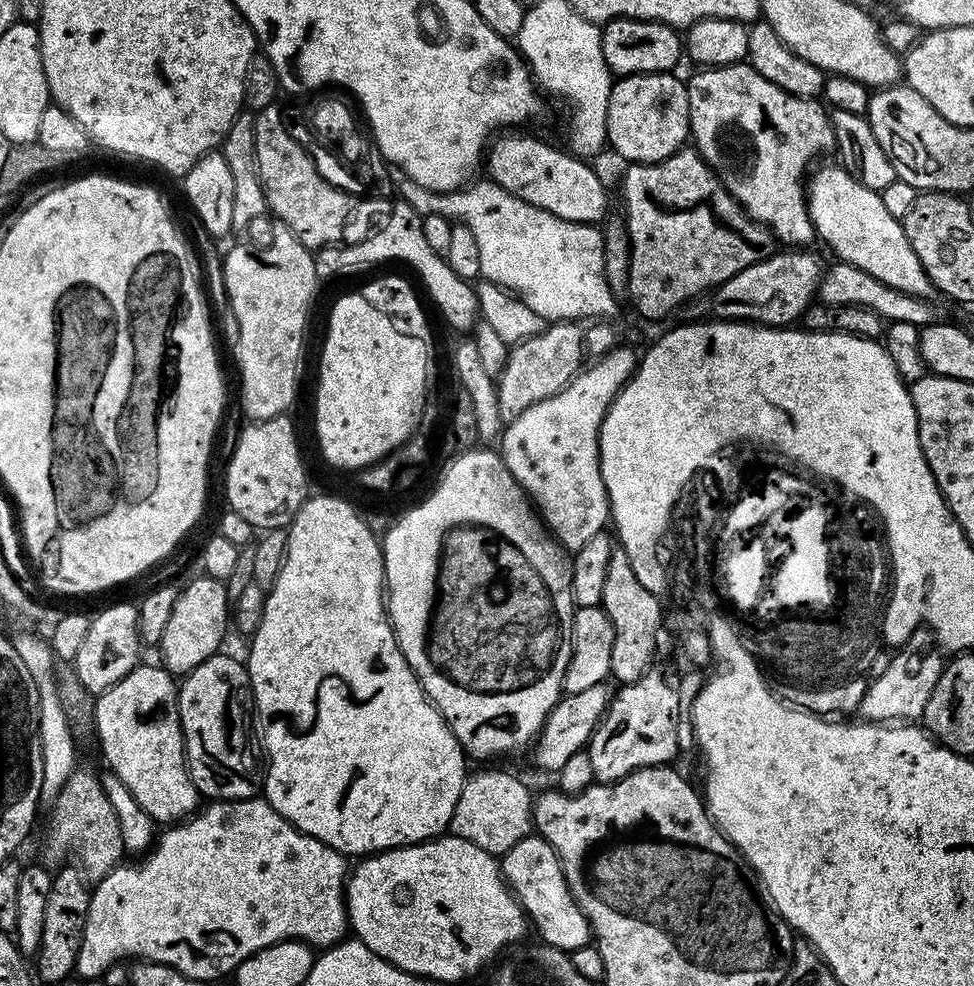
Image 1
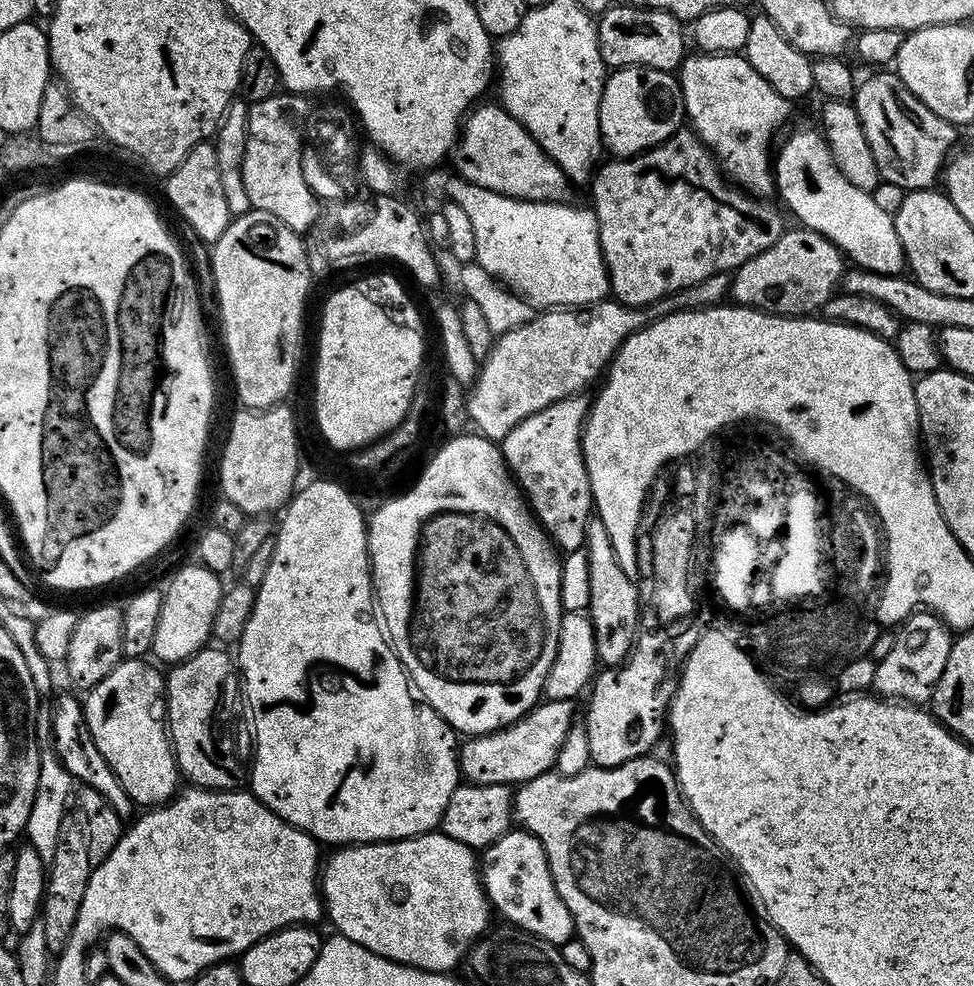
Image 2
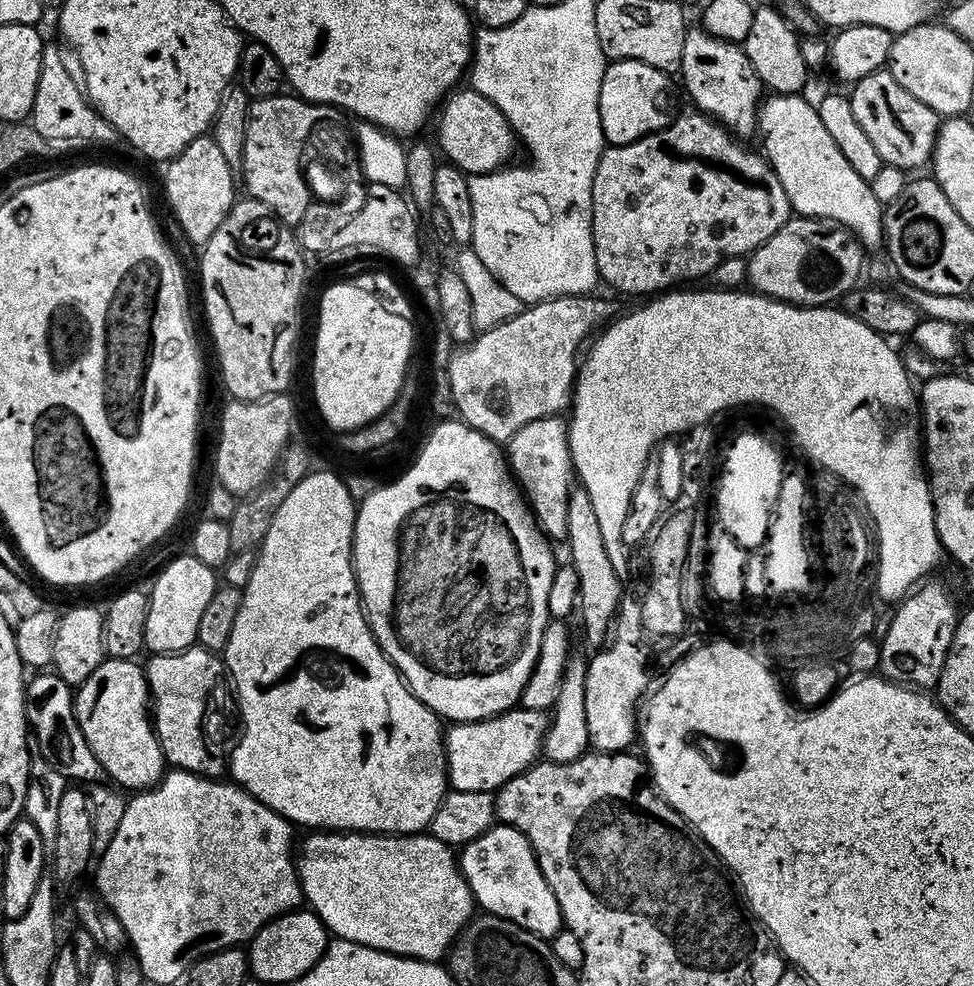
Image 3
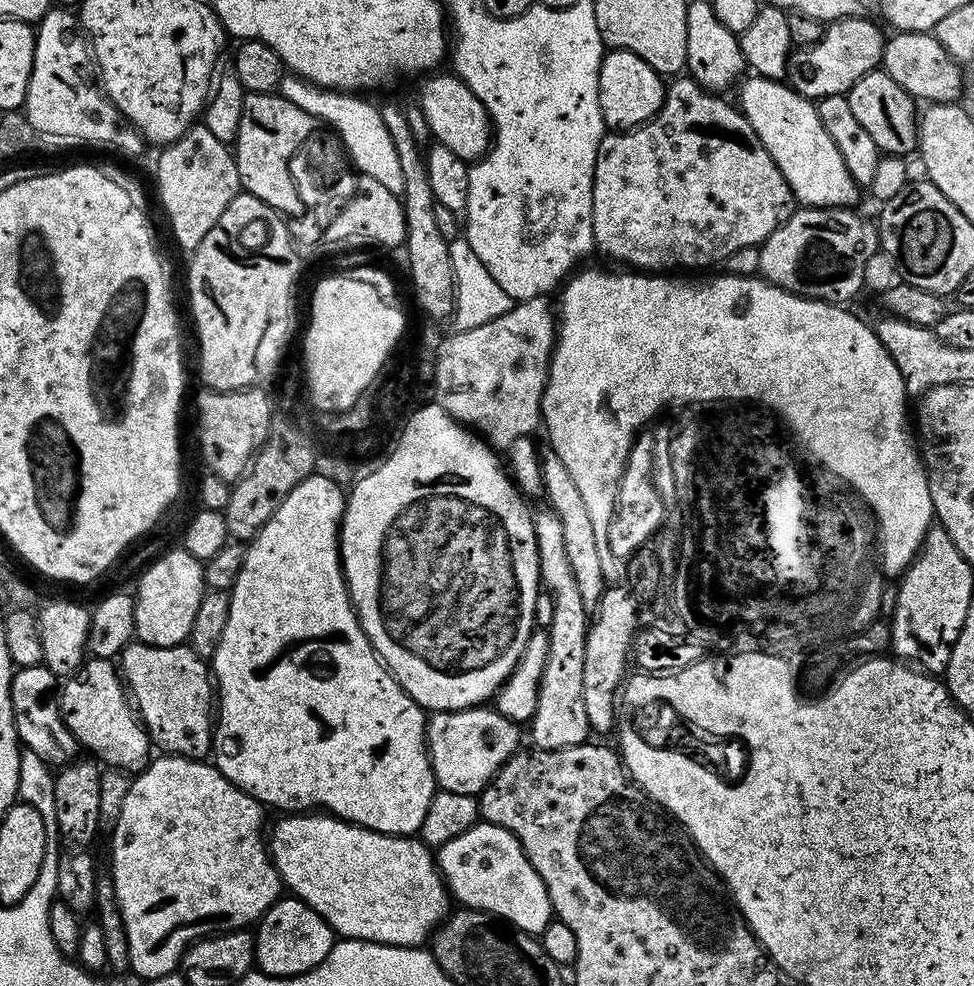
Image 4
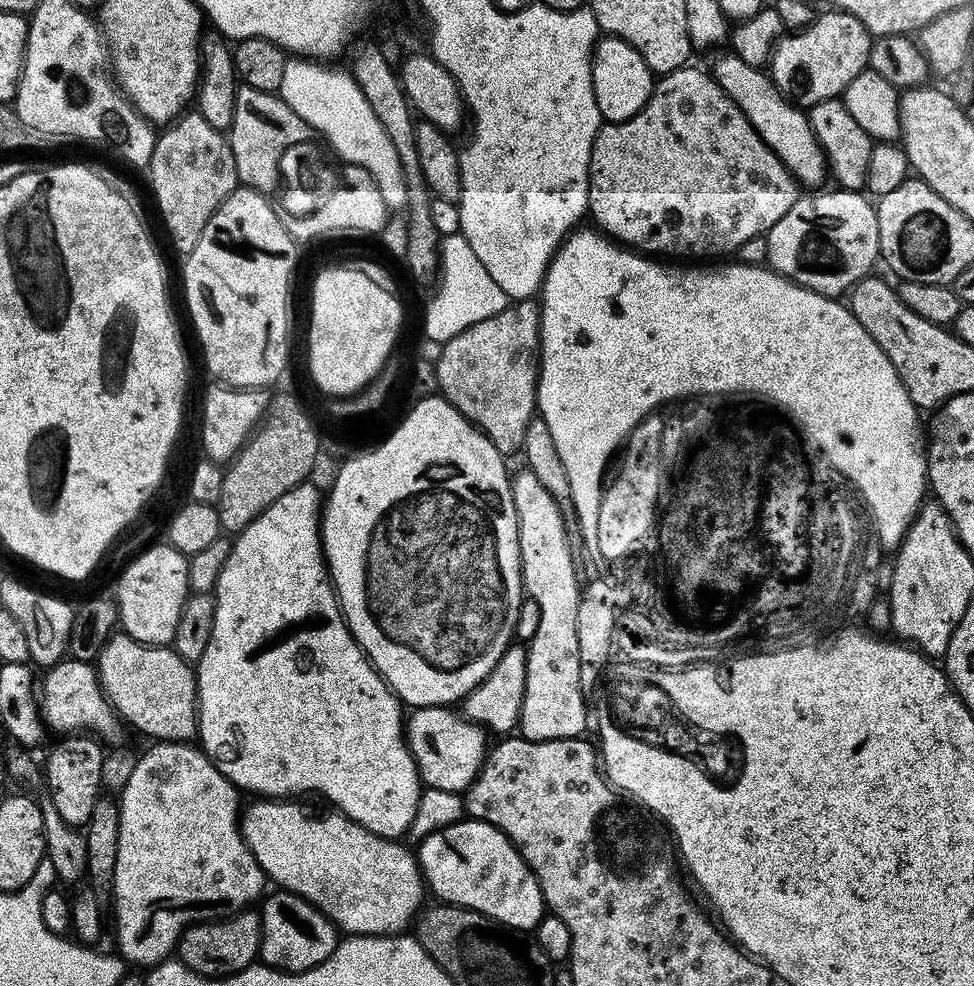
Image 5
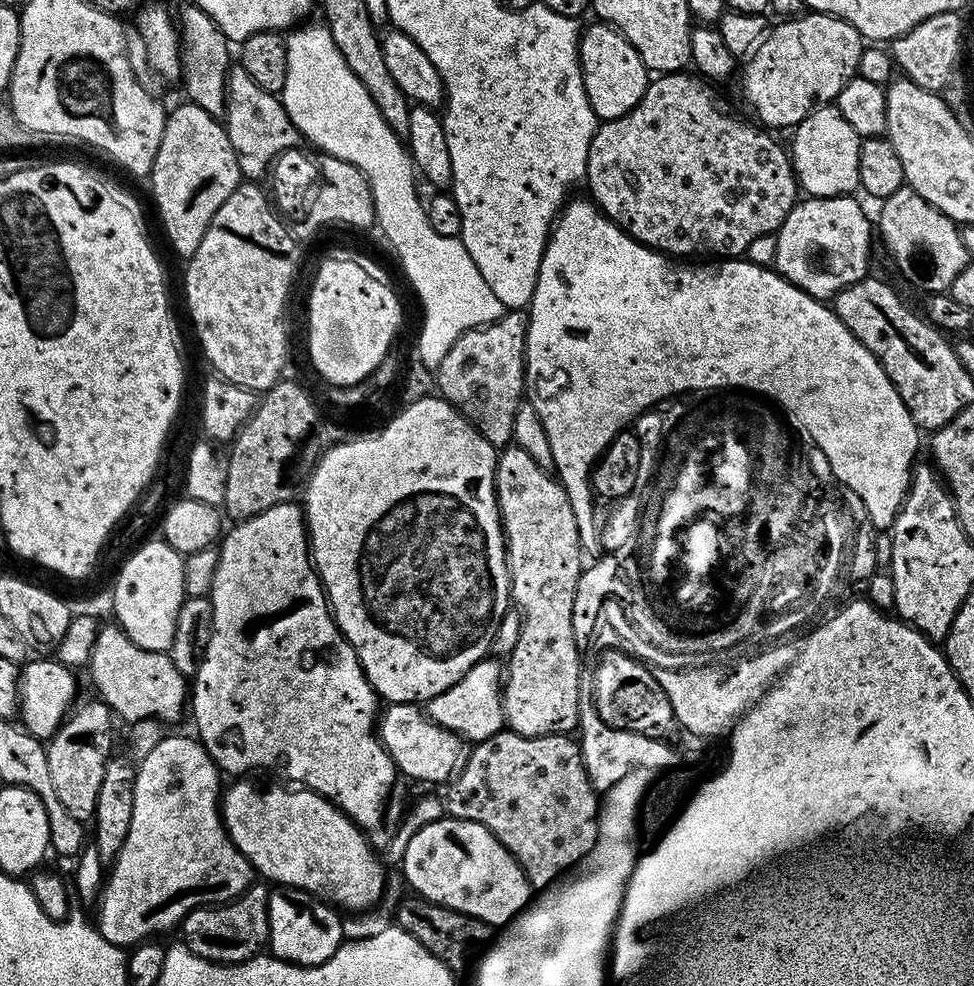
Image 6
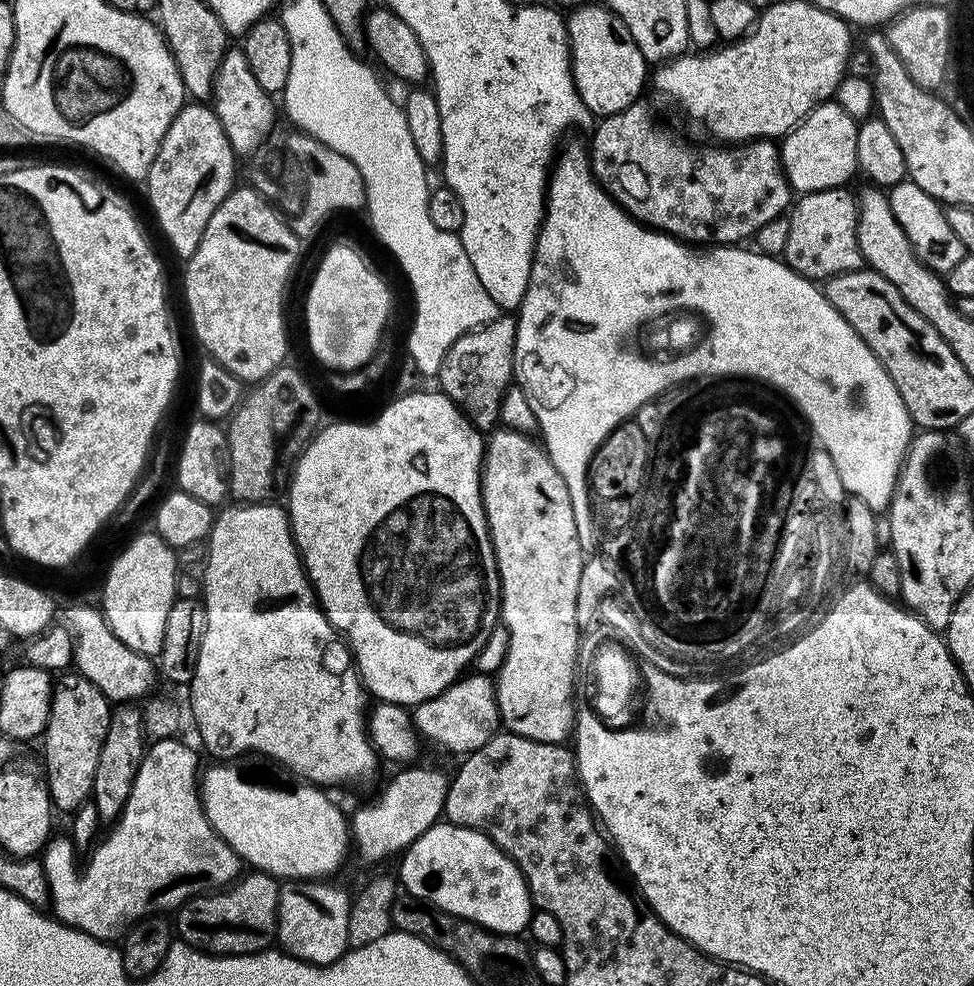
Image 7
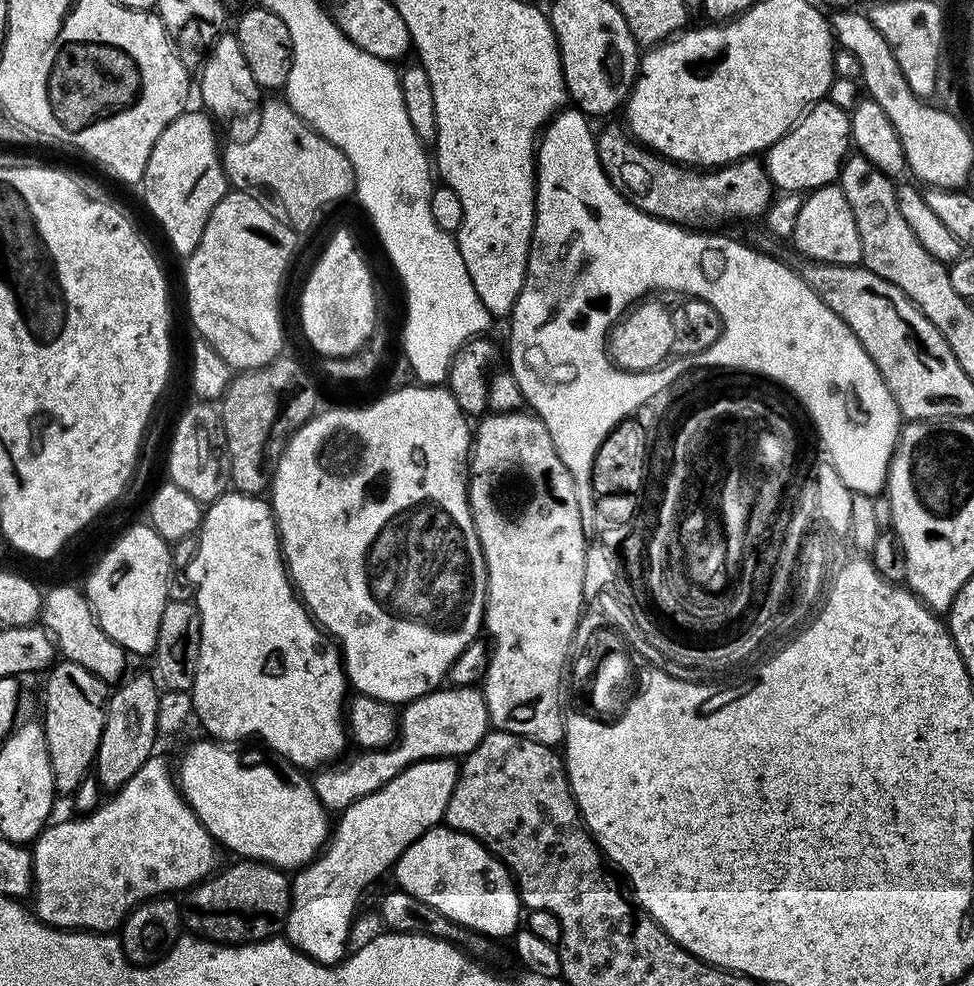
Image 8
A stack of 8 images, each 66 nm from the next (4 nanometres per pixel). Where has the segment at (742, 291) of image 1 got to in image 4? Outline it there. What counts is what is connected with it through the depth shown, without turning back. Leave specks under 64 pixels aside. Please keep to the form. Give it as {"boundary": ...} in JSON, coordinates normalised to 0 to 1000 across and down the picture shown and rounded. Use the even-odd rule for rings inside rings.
{"boundary":[[[821,209],[809,220],[809,224],[799,229],[779,248],[779,279],[791,288],[806,292],[817,300],[828,300],[831,304],[846,304],[849,308],[866,309],[867,304],[875,304],[887,288],[887,279],[891,276],[891,267],[895,259],[901,256],[901,231],[898,226],[886,223],[881,216],[870,211],[832,211]]]}

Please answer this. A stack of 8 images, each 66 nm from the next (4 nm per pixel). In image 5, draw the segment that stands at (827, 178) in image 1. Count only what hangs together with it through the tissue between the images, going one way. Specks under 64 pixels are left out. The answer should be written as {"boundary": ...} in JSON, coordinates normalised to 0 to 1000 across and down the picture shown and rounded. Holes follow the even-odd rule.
{"boundary":[[[746,55],[735,65],[733,76],[737,87],[741,87],[741,91],[757,105],[766,116],[766,120],[774,128],[774,132],[784,143],[786,148],[791,148],[791,152],[795,152],[799,156],[801,163],[813,173],[814,178],[822,188],[838,187],[834,189],[842,189],[848,183],[848,163],[846,161],[846,153],[842,151],[842,145],[838,142],[838,137],[834,131],[834,126],[830,122],[826,111],[813,104],[812,101],[806,99],[795,88],[790,74],[787,72],[770,67],[766,63],[762,63],[755,55]]]}

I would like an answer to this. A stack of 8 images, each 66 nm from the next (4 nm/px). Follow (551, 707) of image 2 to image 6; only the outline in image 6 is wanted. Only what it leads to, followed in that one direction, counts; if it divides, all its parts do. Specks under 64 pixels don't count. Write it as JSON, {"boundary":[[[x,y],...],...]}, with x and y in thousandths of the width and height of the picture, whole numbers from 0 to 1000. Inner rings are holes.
{"boundary":[[[399,713],[398,719],[393,719],[392,727],[388,732],[388,745],[394,754],[394,759],[402,766],[402,772],[407,774],[408,780],[415,783],[423,791],[432,791],[435,795],[456,795],[472,786],[472,782],[480,772],[482,756],[470,744],[450,736],[437,724],[436,719],[430,713],[426,714],[405,714]]]}

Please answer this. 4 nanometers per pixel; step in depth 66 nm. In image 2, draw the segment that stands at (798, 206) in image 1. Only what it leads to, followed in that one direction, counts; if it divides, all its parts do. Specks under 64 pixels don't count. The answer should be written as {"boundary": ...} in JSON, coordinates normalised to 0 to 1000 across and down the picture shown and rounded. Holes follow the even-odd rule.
{"boundary":[[[719,53],[714,56],[703,56],[696,70],[702,116],[709,133],[765,192],[789,197],[795,191],[795,162],[789,159],[793,137],[808,124],[814,106],[762,55]]]}

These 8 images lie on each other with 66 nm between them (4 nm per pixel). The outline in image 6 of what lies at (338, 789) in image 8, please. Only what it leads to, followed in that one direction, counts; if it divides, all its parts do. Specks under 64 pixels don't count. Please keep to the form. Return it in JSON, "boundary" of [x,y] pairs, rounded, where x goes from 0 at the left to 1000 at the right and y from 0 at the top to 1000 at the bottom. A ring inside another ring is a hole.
{"boundary":[[[498,667],[488,673],[466,696],[438,711],[437,724],[447,734],[470,744],[478,753],[492,753],[518,741],[514,670]]]}

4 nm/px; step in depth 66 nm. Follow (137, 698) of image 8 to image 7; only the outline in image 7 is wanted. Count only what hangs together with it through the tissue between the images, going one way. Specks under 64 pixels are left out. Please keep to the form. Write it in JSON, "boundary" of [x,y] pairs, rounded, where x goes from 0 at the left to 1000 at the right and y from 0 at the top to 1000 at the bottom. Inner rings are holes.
{"boundary":[[[131,712],[120,715],[116,719],[113,736],[106,751],[92,808],[101,819],[104,835],[115,836],[122,831],[132,811],[133,801],[137,799],[138,789],[149,762],[147,721],[141,715]]]}

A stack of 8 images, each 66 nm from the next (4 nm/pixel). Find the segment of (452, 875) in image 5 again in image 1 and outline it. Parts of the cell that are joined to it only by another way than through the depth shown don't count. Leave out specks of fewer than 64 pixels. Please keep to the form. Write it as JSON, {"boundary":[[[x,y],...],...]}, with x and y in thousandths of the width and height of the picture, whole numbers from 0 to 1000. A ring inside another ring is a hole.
{"boundary":[[[545,846],[524,859],[513,872],[513,882],[517,886],[518,897],[538,922],[538,928],[542,930],[548,945],[550,941],[554,948],[551,950],[557,956],[585,968],[606,955],[604,933],[585,907],[569,858],[565,858],[557,848]]]}

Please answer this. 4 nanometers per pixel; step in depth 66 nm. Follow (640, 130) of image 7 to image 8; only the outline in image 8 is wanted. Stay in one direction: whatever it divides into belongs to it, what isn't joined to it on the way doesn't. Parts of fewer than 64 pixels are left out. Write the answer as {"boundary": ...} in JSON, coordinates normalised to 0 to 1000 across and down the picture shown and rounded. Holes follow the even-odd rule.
{"boundary":[[[640,129],[624,130],[612,139],[614,160],[622,181],[655,213],[674,219],[678,223],[687,223],[689,227],[699,228],[707,233],[731,233],[734,227],[747,227],[751,223],[772,223],[783,220],[795,202],[793,182],[784,171],[783,161],[769,160],[756,162],[753,166],[743,166],[740,170],[716,172],[693,166],[674,154],[668,154],[653,145]]]}

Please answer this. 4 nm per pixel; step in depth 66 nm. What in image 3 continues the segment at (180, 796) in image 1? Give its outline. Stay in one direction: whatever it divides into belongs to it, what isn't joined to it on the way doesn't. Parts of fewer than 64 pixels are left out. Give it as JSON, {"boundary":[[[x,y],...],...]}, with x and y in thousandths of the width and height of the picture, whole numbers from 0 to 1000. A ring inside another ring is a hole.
{"boundary":[[[108,667],[97,680],[97,684],[92,684],[92,688],[88,688],[88,692],[84,692],[77,699],[78,711],[74,719],[80,728],[80,736],[84,736],[84,744],[88,744],[88,757],[97,761],[97,769],[101,769],[101,773],[107,778],[108,788],[112,792],[120,791],[124,795],[124,800],[147,801],[159,799],[169,785],[170,772],[160,747],[160,739],[154,729],[152,690],[148,686],[148,677],[140,672],[139,668]]]}

